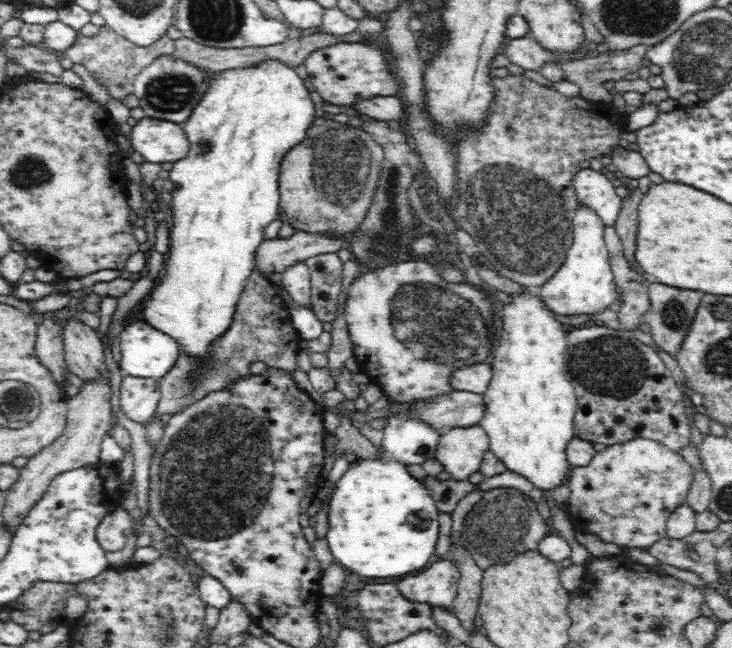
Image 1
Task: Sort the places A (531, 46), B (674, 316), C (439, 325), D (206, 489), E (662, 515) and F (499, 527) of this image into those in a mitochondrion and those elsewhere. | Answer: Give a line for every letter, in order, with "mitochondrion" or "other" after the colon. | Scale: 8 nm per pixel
A: other
B: mitochondrion
C: mitochondrion
D: mitochondrion
E: other
F: mitochondrion

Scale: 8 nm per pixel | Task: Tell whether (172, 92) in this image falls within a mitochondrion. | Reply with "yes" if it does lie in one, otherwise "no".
yes

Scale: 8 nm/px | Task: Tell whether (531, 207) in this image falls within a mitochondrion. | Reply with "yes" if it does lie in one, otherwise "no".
yes

